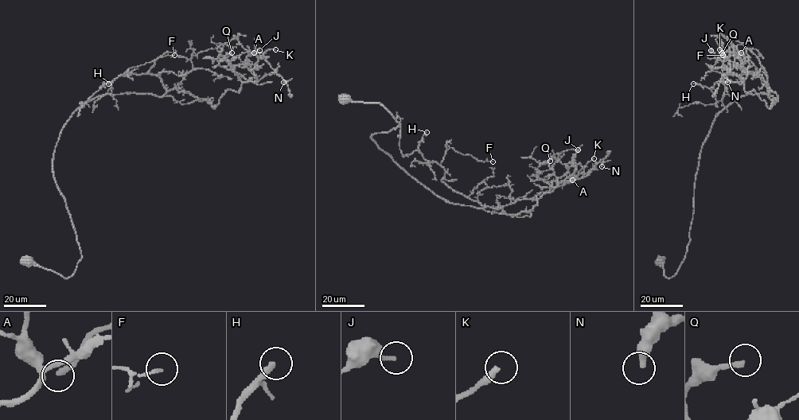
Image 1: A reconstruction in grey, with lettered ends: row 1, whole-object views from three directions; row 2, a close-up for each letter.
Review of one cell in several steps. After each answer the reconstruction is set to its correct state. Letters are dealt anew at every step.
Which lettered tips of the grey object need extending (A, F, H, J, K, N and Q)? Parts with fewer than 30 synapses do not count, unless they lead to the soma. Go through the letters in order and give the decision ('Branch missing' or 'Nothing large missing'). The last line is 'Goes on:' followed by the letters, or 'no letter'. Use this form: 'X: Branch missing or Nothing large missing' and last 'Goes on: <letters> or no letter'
A: Branch missing
F: Nothing large missing
H: Branch missing
J: Nothing large missing
K: Branch missing
N: Nothing large missing
Q: Nothing large missing
Goes on: A, H, K

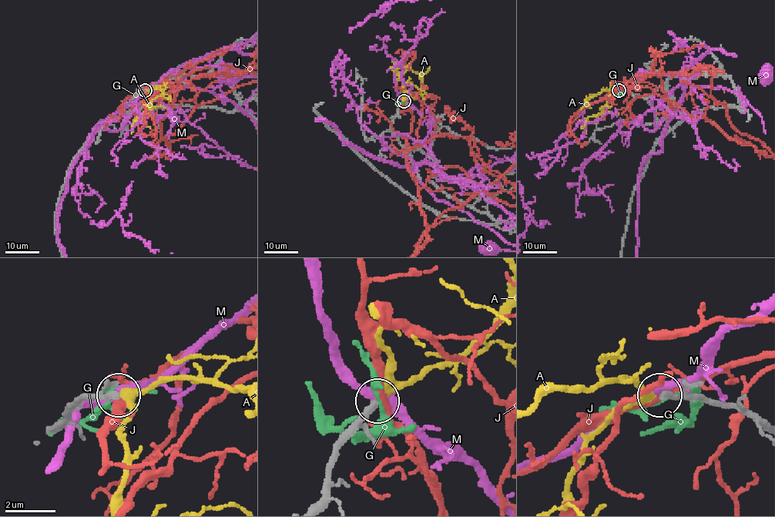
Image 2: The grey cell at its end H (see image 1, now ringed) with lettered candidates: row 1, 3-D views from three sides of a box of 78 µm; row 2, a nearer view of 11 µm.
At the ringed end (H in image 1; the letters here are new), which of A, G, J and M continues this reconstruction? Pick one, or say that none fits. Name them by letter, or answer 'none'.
A

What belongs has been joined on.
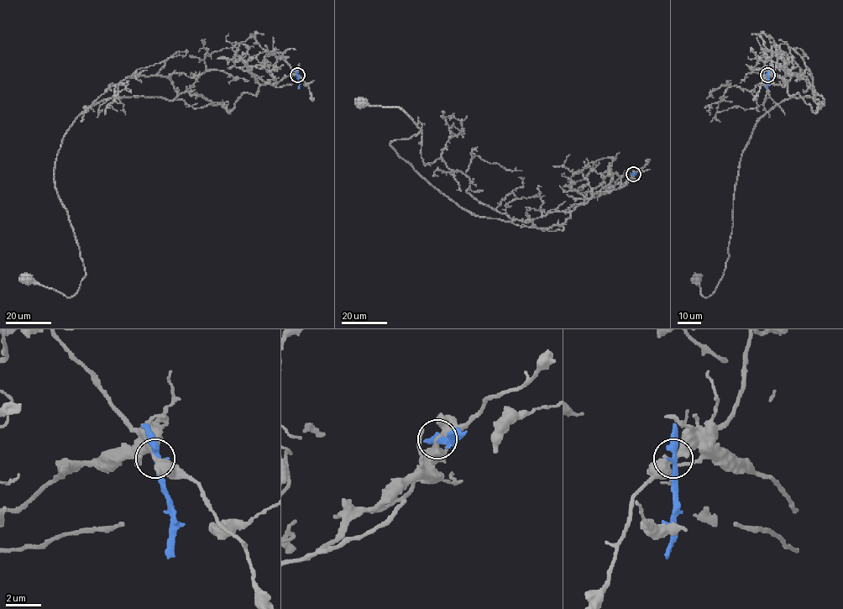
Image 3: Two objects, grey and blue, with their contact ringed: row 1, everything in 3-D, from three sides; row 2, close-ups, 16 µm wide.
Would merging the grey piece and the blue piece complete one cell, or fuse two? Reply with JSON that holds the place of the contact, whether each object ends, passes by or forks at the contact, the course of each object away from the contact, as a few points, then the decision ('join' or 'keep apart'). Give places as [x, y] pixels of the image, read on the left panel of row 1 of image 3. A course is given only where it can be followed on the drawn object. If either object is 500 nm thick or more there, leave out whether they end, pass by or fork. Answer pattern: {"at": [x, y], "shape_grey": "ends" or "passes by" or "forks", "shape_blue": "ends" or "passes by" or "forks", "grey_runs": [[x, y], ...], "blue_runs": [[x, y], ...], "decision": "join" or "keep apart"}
{"at": [297, 75], "shape_grey": "passes by", "shape_blue": "passes by", "grey_runs": [[296, 75], [243, 92], [230, 112], [143, 97], [86, 108], [54, 179], [86, 276], [70, 297], [24, 277]], "blue_runs": [[296, 75], [298, 88]], "decision": "keep apart"}

